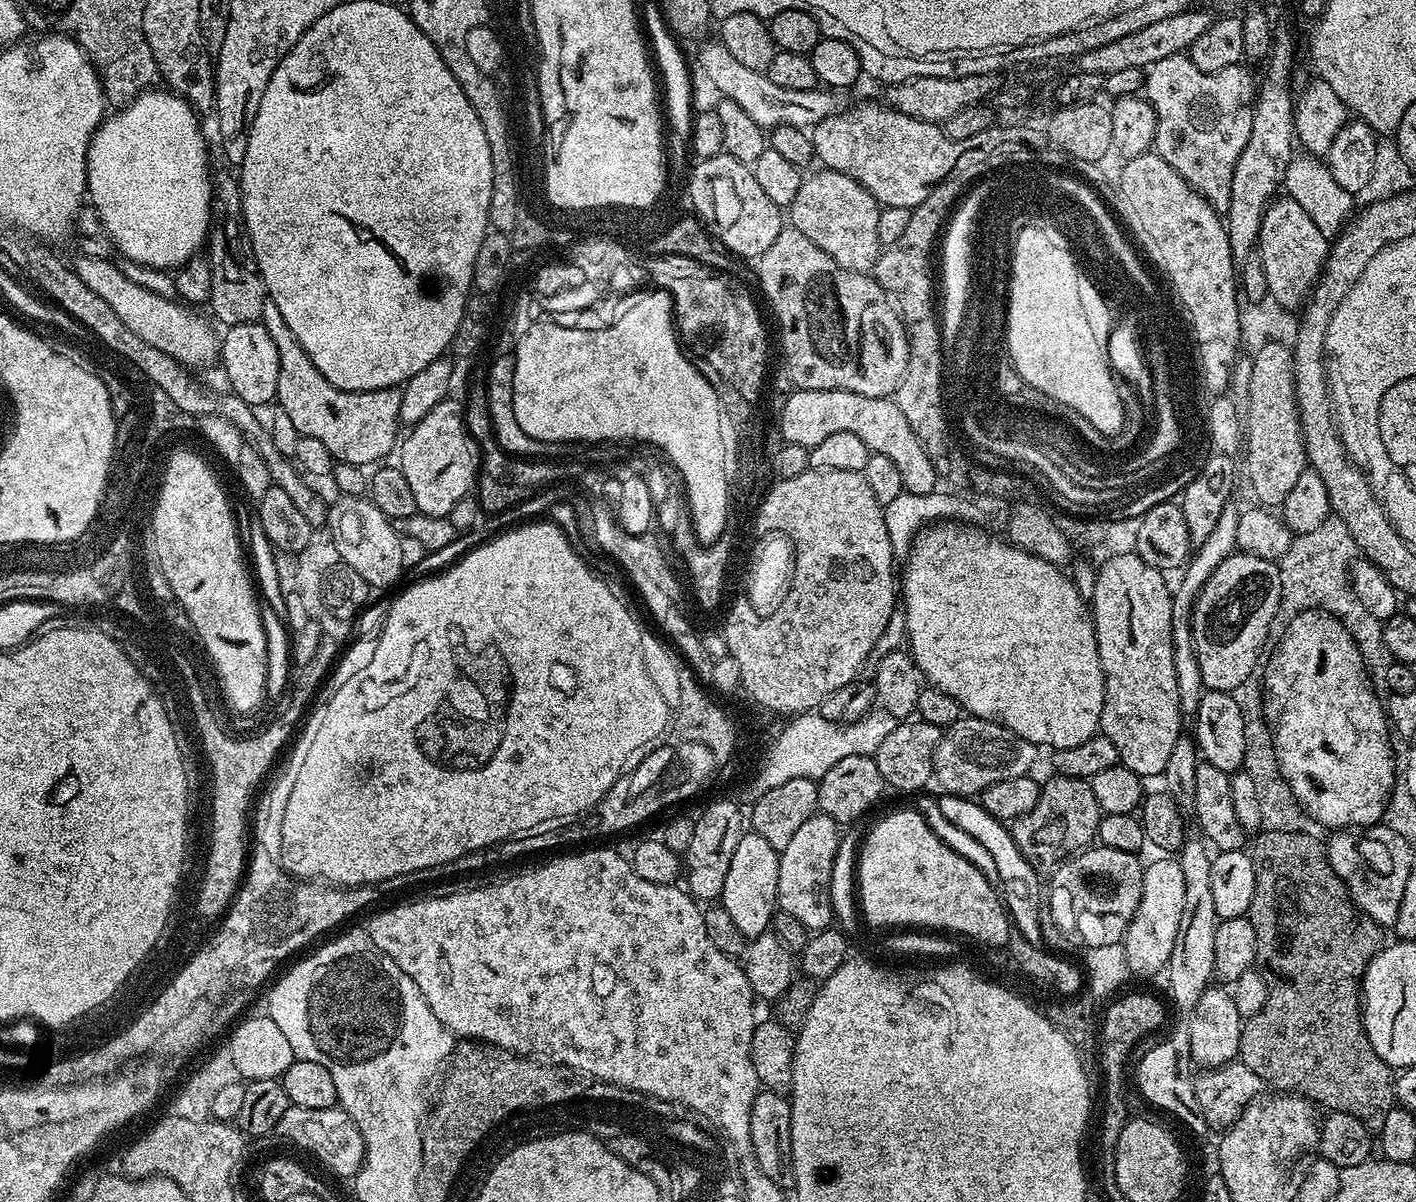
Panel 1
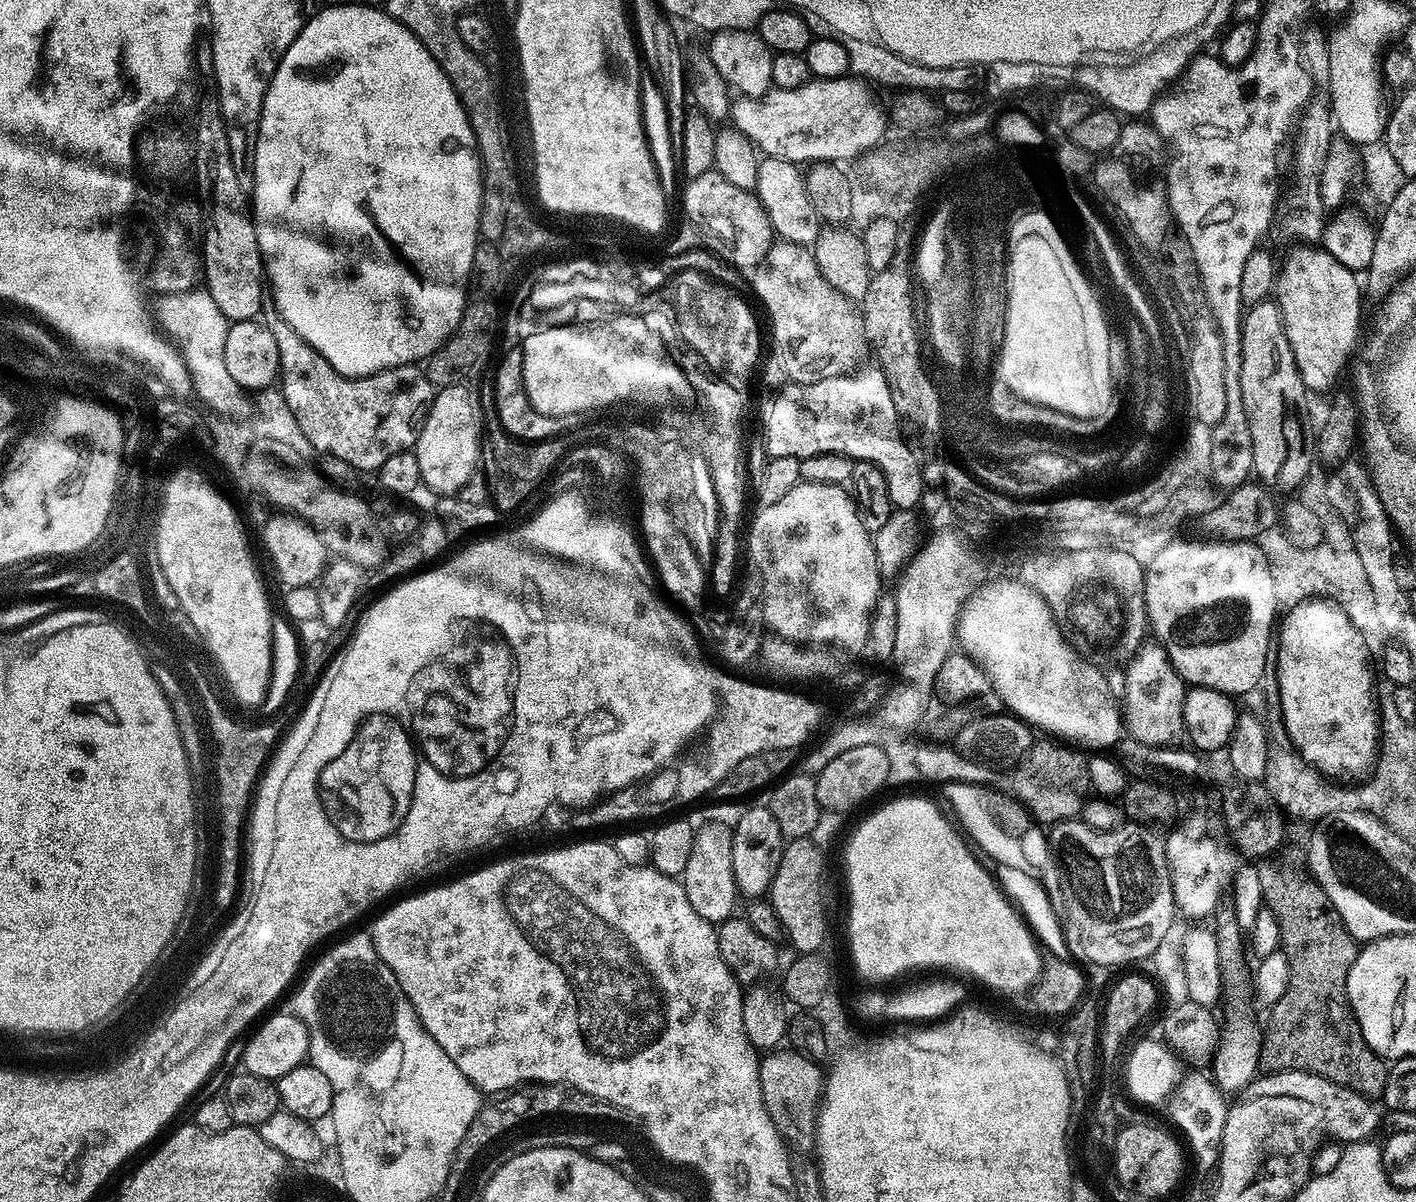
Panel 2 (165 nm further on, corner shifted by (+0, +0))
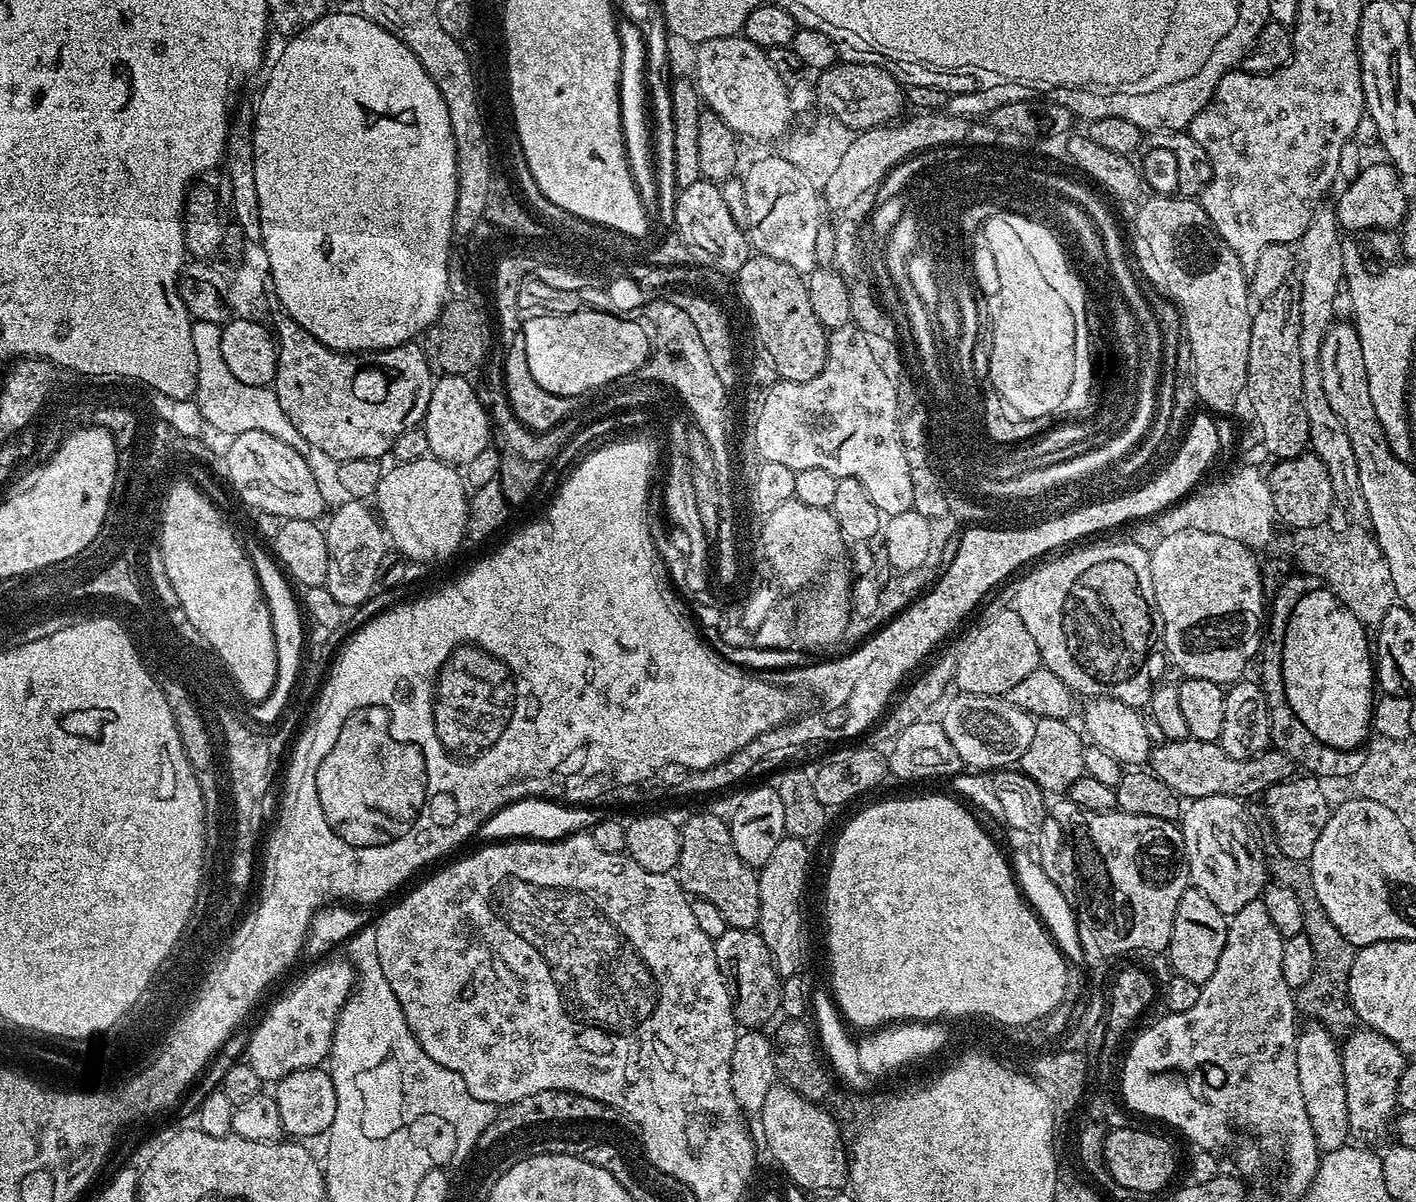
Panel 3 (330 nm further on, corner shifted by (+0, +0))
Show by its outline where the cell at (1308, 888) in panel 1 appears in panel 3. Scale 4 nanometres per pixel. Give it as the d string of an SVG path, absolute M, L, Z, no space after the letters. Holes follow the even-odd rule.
M1262 825L1259 831L1255 831L1255 839L1260 853L1266 859L1266 872L1275 883L1287 884L1298 894L1298 902L1302 906L1302 918L1304 919L1303 936L1310 940L1310 947L1314 949L1314 972L1310 974L1310 982L1302 986L1296 993L1296 1006L1301 1017L1309 1021L1316 1021L1326 1031L1336 1038L1347 1037L1348 1033L1357 1027L1356 1012L1348 997L1348 983L1350 982L1350 970L1354 966L1357 945L1350 943L1330 922L1322 902L1318 902L1314 882L1312 881L1312 869L1303 860L1286 858L1286 854L1280 852L1276 842L1276 832L1269 825Z

